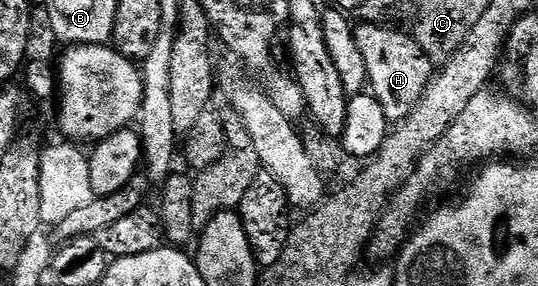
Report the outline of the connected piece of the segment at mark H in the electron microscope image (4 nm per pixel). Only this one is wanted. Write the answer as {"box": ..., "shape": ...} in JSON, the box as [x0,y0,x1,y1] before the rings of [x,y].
{"box":[355,24,436,123],"shape":[[[359,24],[355,27],[355,40],[366,61],[368,88],[382,105],[383,114],[389,123],[405,119],[424,95],[436,72],[424,50],[405,31],[404,33],[378,24]]]}

